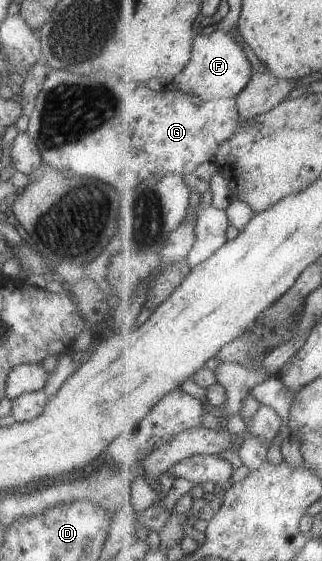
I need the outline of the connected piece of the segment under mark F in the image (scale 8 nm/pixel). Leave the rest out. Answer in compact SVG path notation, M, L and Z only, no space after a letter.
M216 27L197 32L191 58L172 83L181 92L203 97L205 100L236 98L247 88L253 74L252 62L249 62L248 54L245 54L245 49L239 41L239 37Z

